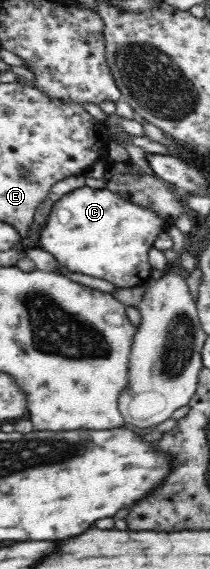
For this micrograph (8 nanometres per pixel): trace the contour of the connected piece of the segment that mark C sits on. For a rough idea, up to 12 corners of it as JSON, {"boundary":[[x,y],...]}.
{"boundary":[[109,188],[53,202],[35,247],[69,276],[145,287],[168,225]]}

